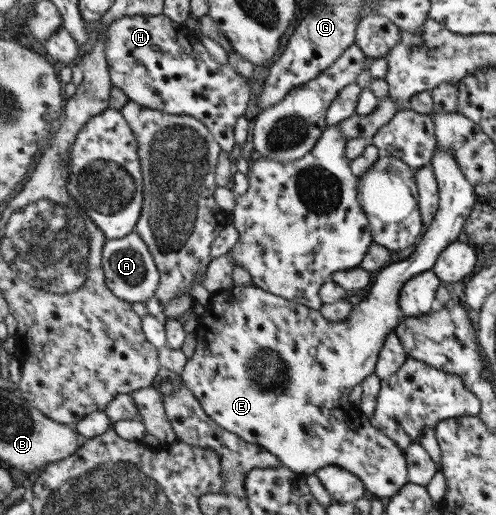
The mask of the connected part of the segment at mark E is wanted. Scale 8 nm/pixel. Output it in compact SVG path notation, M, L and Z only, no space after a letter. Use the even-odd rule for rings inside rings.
M435 149L434 153L435 155L431 157L429 164L433 171L433 176L438 189L438 208L433 219L427 225L426 231L421 235L421 240L415 245L414 251L406 258L397 262L391 262L384 268L381 268L371 287L369 287L368 296L362 301L359 301L357 305L351 307L349 315L344 320L328 322L319 310L309 309L301 302L289 301L287 298L279 297L274 293L269 293L259 286L248 285L247 287L237 287L233 285L233 287L227 290L212 294L211 302L207 305L207 311L201 315L201 319L206 325L217 327L221 332L197 333L199 342L197 343L195 354L187 362L185 369L181 373L181 377L188 385L188 388L195 394L195 397L201 402L207 415L210 415L219 425L221 425L221 427L227 429L227 431L237 434L241 439L244 439L249 443L255 443L264 447L267 451L276 455L289 469L295 470L302 476L313 474L315 471L318 471L318 469L326 467L326 465L336 465L341 469L345 469L349 473L355 474L355 477L358 477L359 481L362 481L365 491L369 491L373 497L379 499L381 497L390 498L402 487L402 485L405 485L405 483L408 482L406 478L406 461L404 460L405 454L394 444L392 439L389 439L384 433L375 429L360 409L356 409L349 403L349 393L351 393L351 388L354 385L360 385L363 379L374 373L374 365L378 356L378 351L381 349L382 341L389 332L394 331L394 327L399 322L399 317L401 316L399 311L399 288L409 280L410 277L430 270L434 261L437 259L439 252L443 251L443 248L445 248L446 245L456 241L456 237L461 233L465 220L472 209L472 205L475 203L475 199L478 198L477 195L473 193L472 185L463 177L461 171L459 171L455 159L451 157L451 152Z

